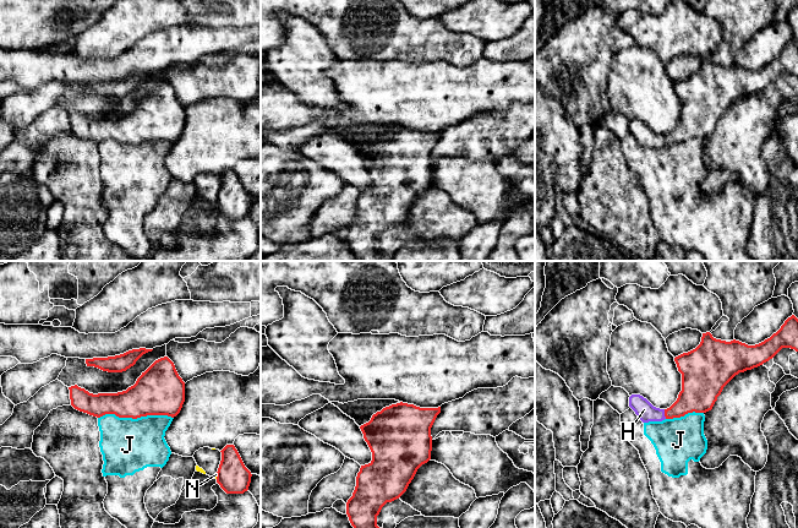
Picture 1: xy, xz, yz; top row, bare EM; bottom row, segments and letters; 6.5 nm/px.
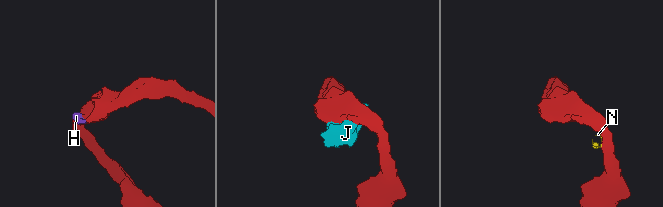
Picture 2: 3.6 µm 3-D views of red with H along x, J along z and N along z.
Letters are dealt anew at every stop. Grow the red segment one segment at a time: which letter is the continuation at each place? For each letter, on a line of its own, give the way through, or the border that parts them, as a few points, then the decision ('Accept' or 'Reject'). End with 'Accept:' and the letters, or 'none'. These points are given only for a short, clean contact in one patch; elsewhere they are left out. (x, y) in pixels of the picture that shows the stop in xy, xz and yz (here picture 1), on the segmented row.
H: Path across: yz (697, 395), (676, 411), (665, 414), (652, 414), (644, 409). Accept
J: Reject
N: Boundary: xy (216, 474), (217, 478). Reject
Accept: H

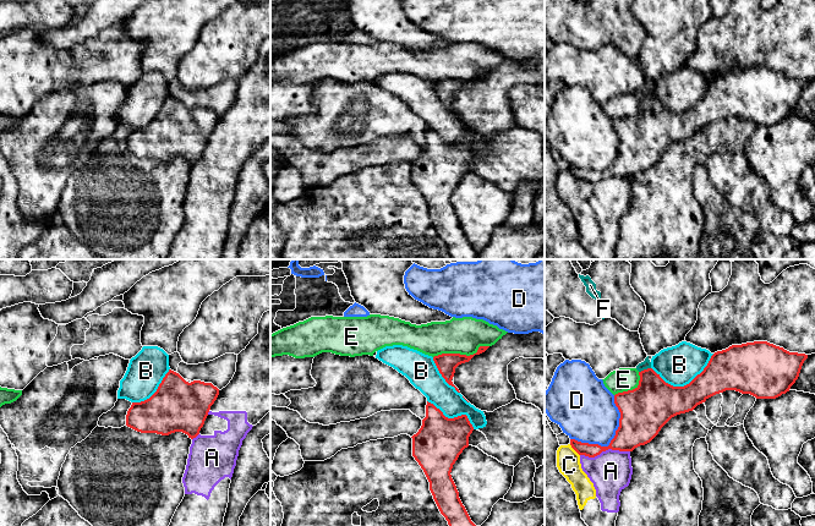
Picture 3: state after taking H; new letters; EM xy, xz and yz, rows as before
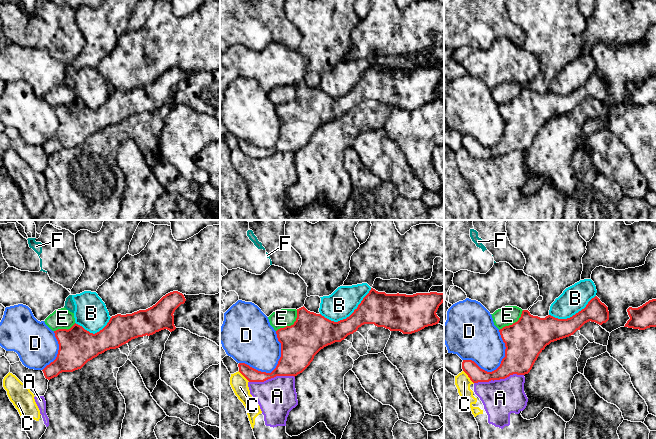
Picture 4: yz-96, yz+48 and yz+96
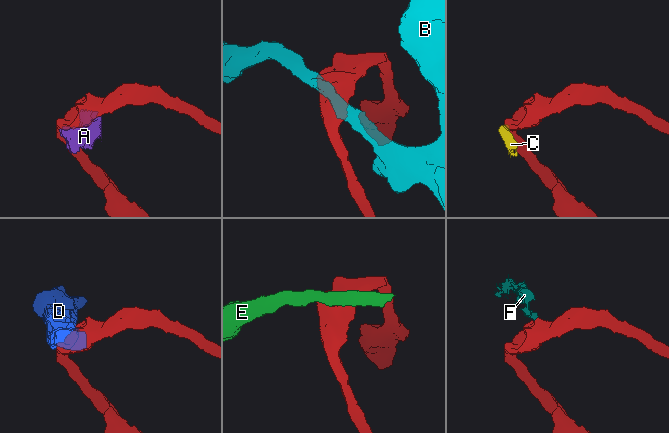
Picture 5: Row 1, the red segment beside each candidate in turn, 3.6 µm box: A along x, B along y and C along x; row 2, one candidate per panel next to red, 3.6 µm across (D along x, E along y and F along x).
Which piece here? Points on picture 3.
A: Reject
B: Reject
C: Boundary: yz (569, 444), (579, 455). Reject
D: Reject
E: Reject
F: Boundary: yz (650, 367), (639, 372). Reject
Accept: none

